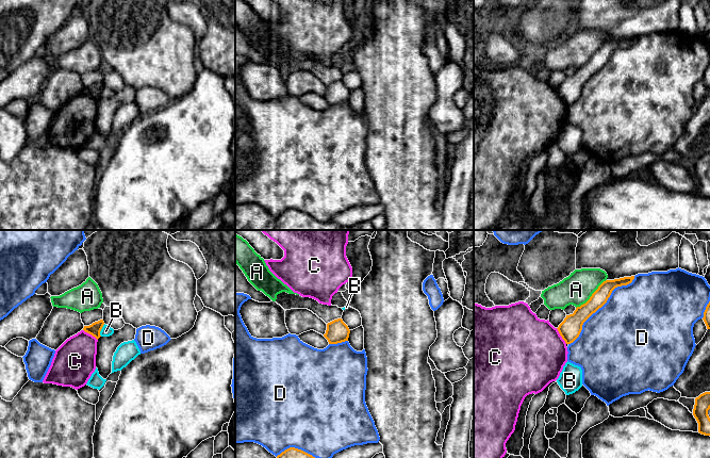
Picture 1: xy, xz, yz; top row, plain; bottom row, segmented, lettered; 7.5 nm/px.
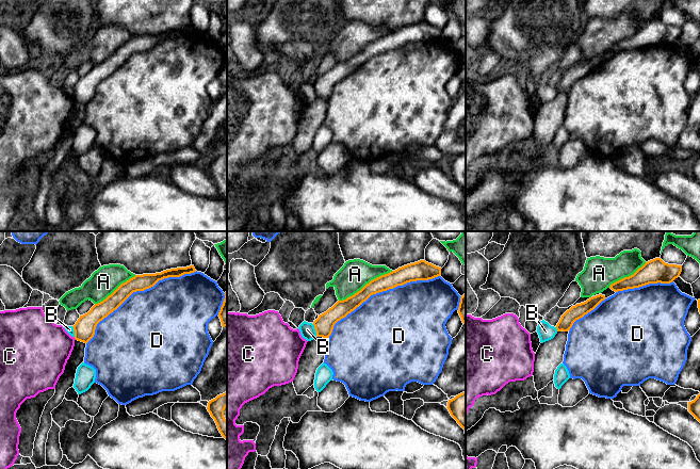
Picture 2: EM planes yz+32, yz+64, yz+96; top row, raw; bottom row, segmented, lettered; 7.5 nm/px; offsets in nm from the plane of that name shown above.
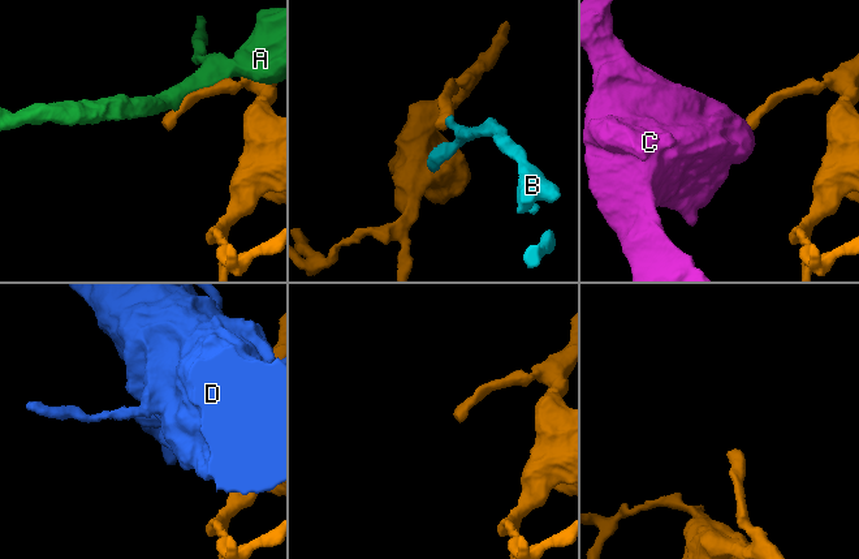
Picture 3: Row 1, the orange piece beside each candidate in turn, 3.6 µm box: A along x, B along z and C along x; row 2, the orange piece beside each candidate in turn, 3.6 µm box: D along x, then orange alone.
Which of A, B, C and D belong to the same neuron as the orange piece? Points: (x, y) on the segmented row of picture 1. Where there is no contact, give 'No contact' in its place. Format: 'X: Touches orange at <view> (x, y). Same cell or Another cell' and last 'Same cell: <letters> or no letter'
A: Touches orange at yz (592, 295). Another cell
B: Touches orange at xy (100, 330). Another cell
C: Touches orange at yz (560, 334). Another cell
D: Touches orange at yz (600, 307). Another cell
Same cell: no letter

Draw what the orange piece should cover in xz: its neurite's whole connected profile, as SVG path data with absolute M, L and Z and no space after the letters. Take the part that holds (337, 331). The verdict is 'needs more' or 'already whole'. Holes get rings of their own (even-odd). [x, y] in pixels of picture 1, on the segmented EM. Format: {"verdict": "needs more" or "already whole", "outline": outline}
{"verdict": "already whole", "outline": "M342 318L334 320L327 324L327 330L324 337L329 344L337 344L348 341L350 330Z"}

